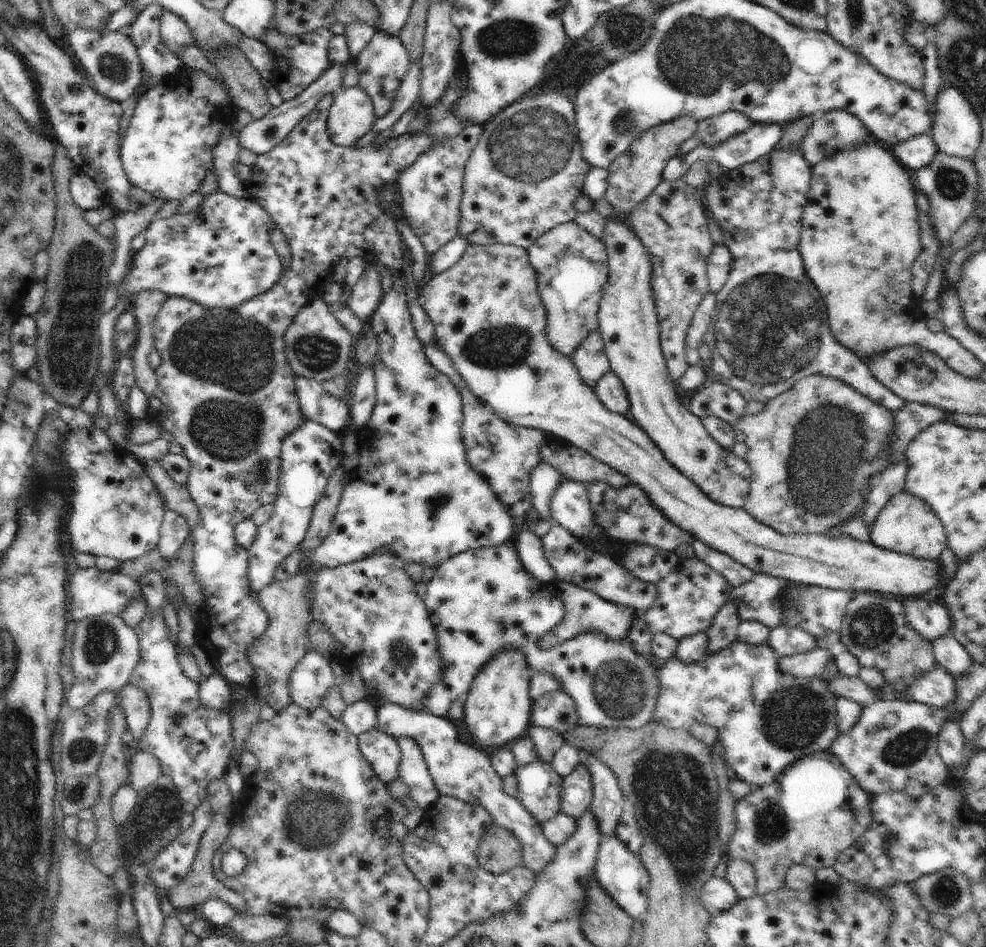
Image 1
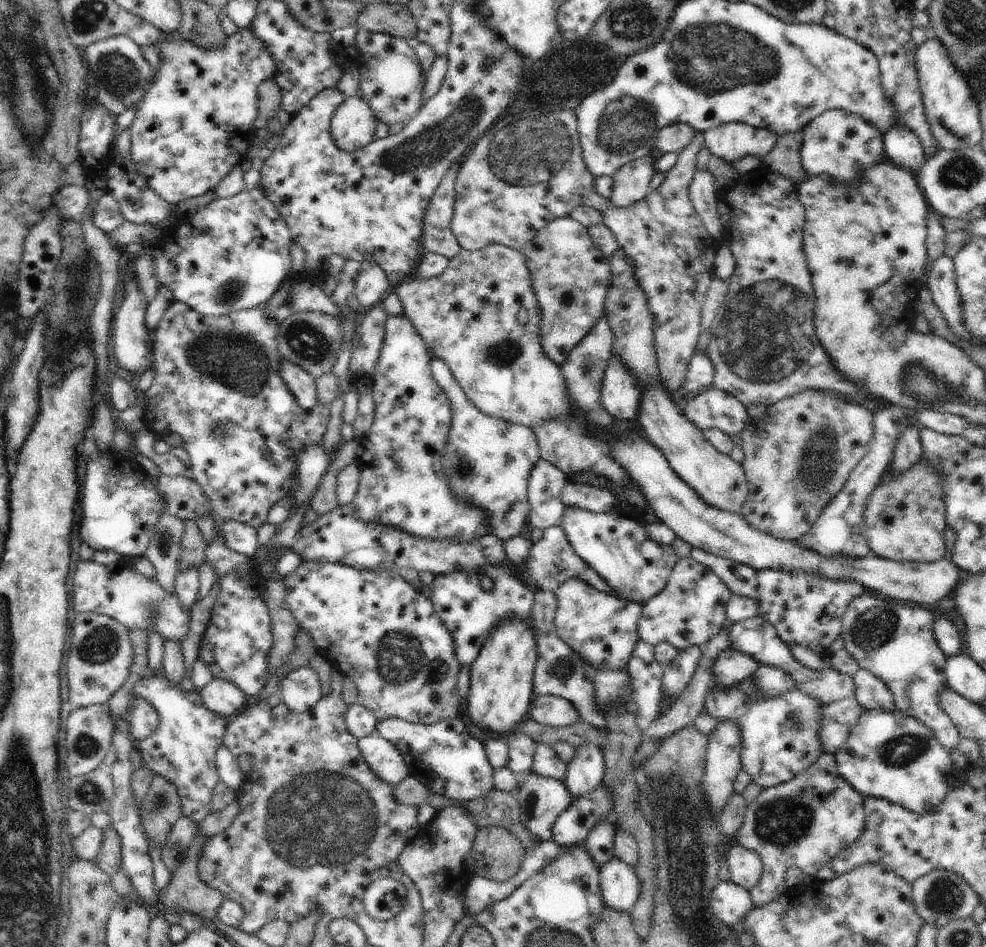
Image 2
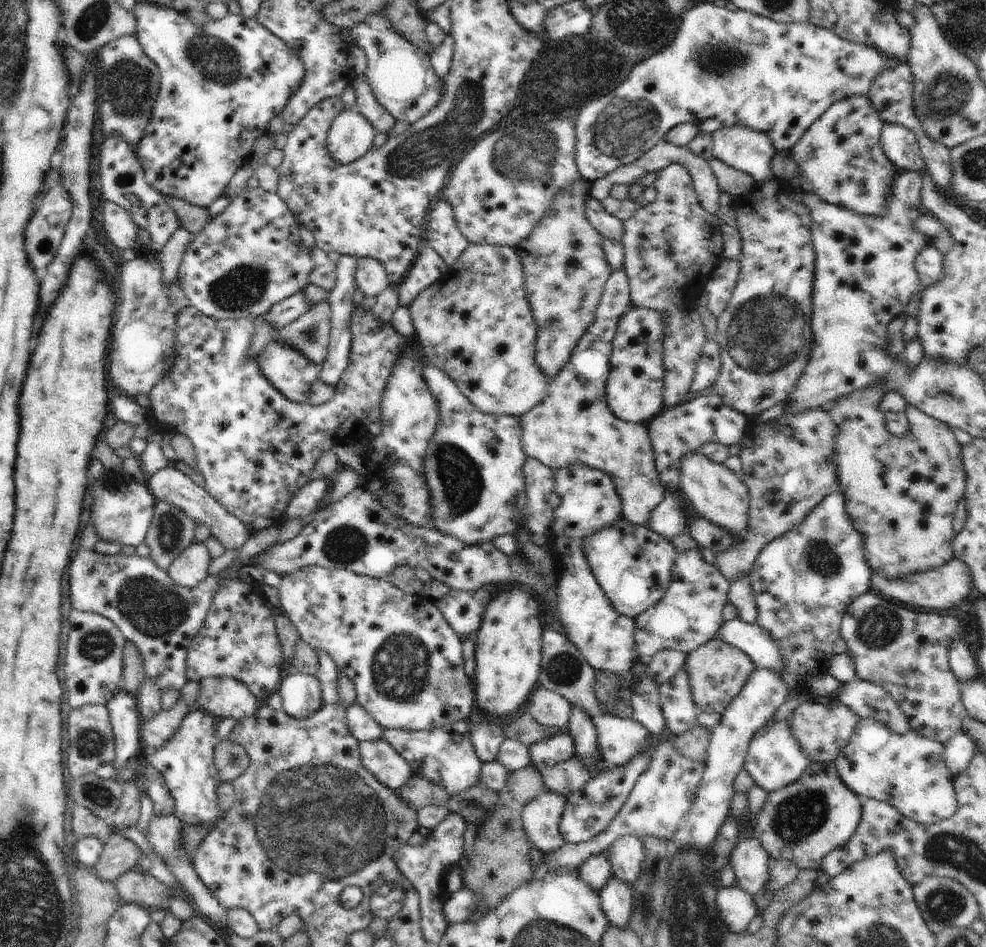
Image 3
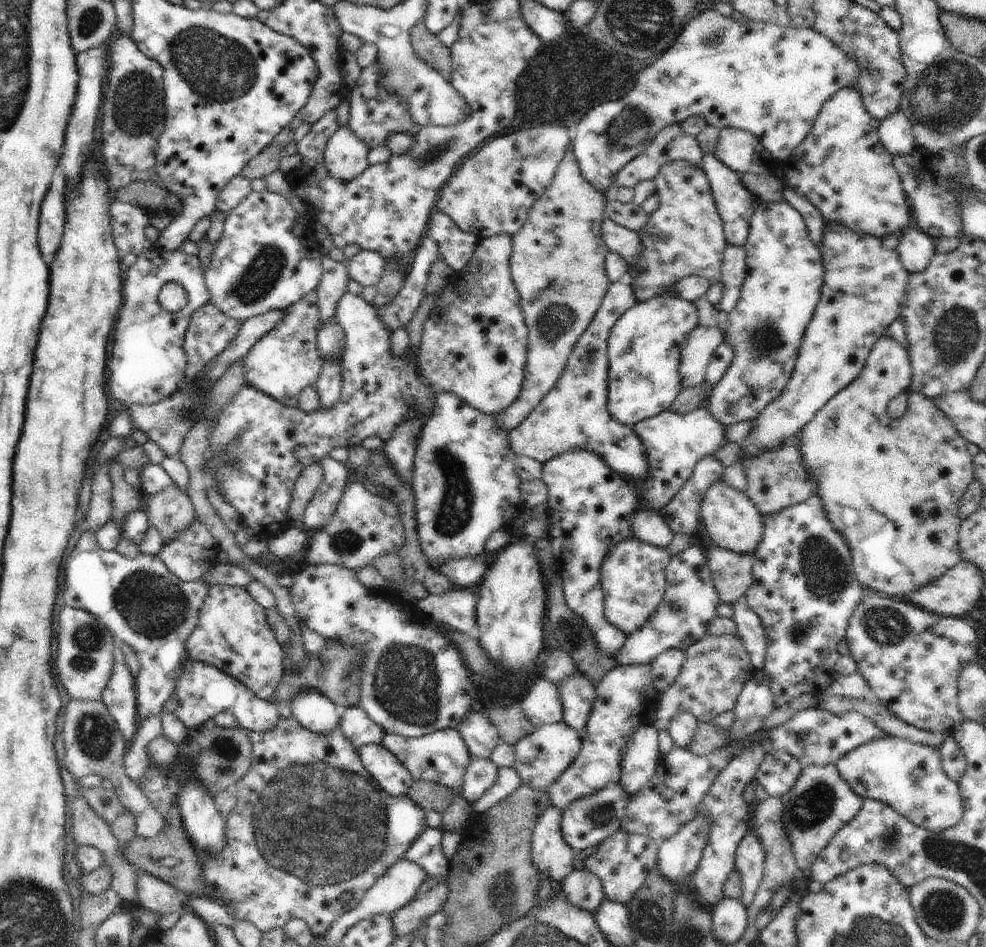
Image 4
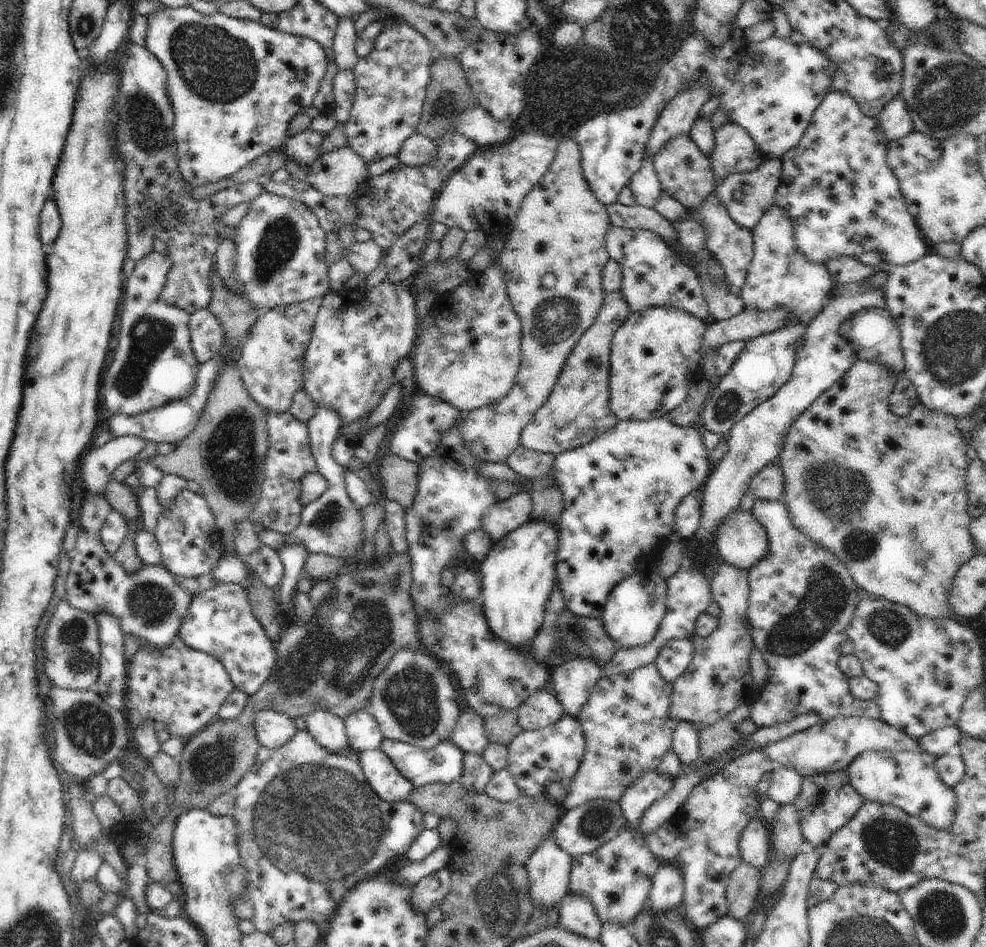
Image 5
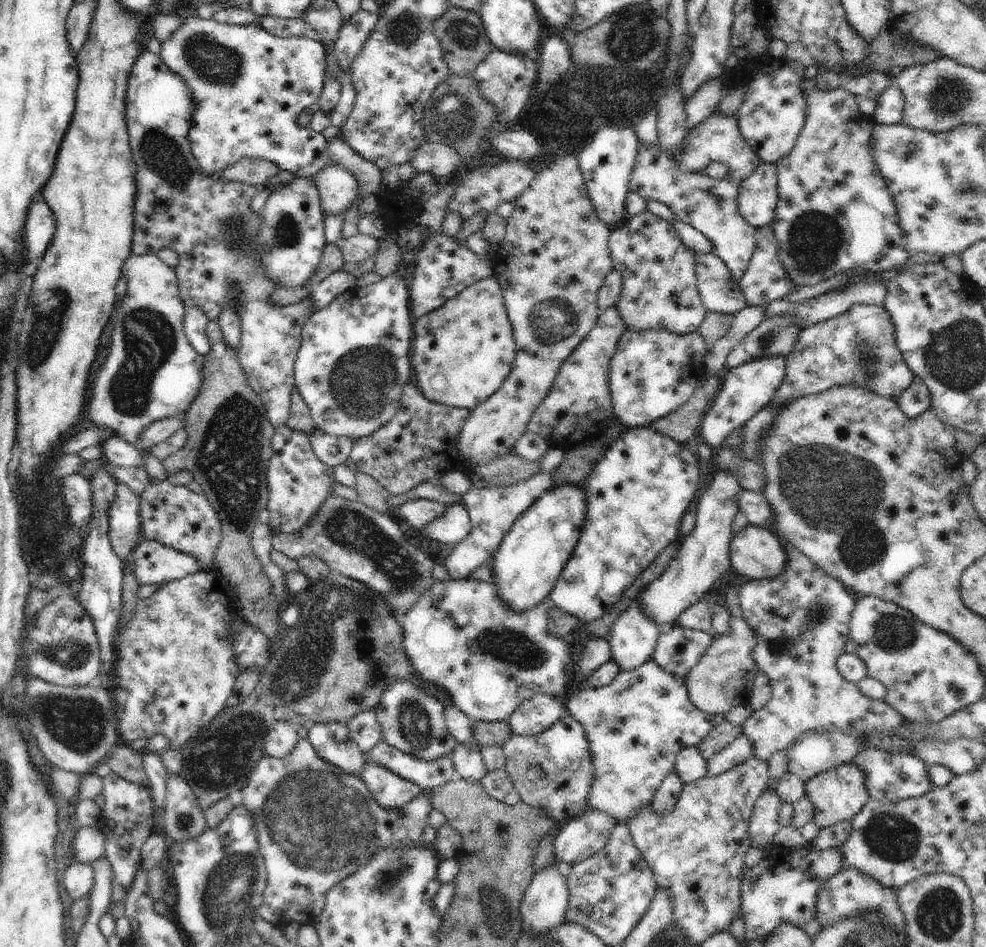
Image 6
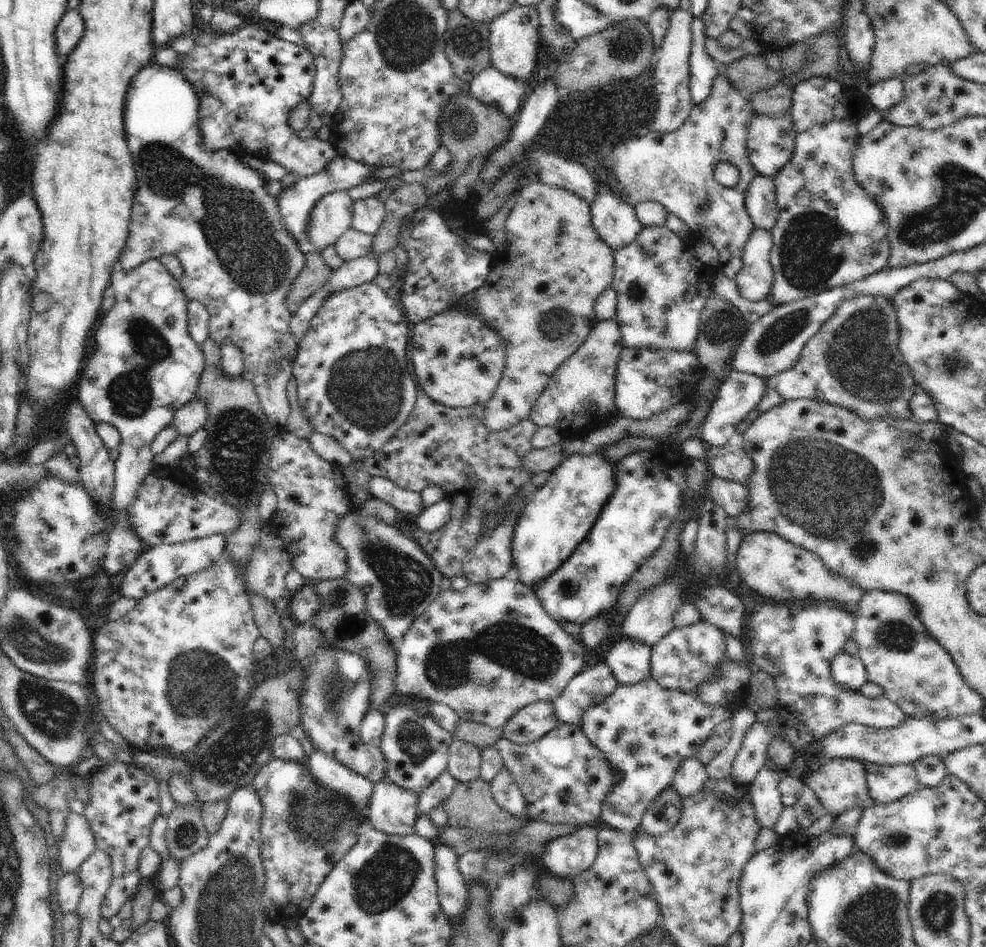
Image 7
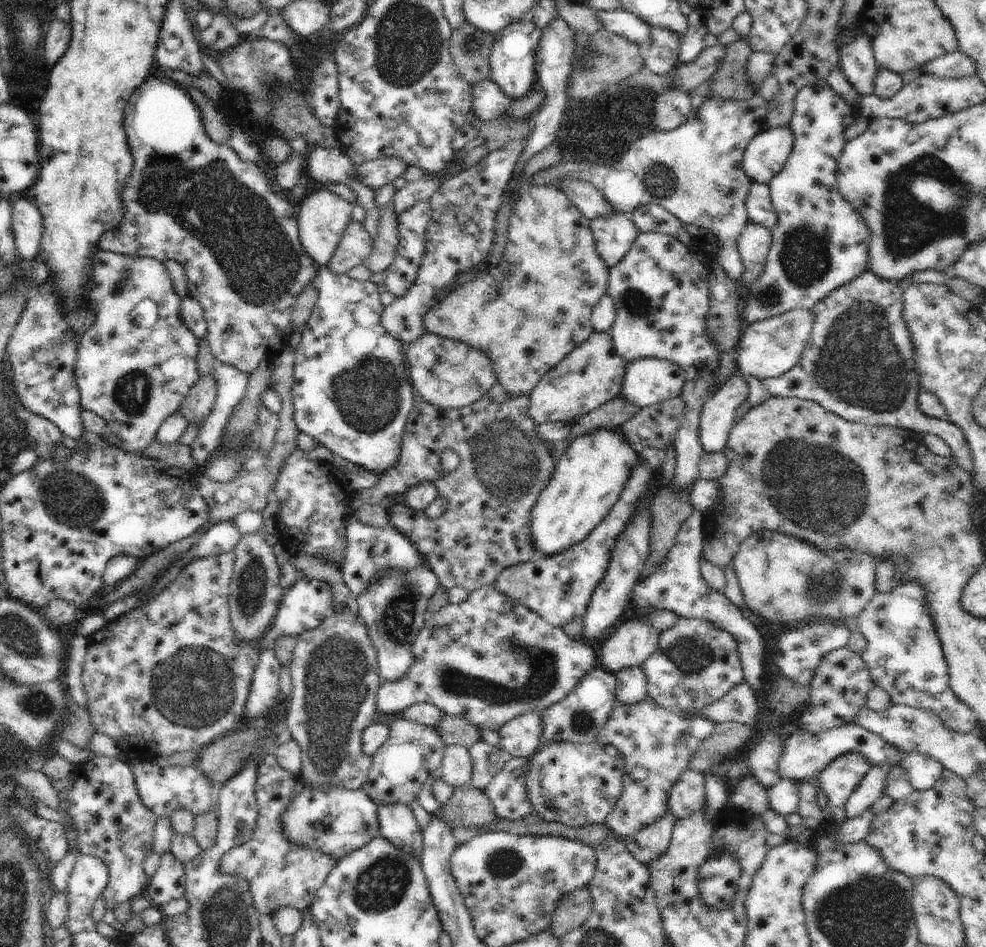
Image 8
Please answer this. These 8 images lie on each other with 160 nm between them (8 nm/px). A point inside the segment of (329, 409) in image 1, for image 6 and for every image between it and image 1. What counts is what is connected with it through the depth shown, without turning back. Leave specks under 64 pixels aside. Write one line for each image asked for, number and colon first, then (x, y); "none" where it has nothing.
2: (301, 384)
3: (288, 370)
4: (286, 360)
5: (271, 360)
6: (209, 222)

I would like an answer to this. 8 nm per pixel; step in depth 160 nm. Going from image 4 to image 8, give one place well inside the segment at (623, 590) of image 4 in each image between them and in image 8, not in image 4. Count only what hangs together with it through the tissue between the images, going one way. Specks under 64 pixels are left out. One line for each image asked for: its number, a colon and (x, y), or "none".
5: (634, 609)
6: (633, 639)
7: (630, 661)
8: (631, 683)

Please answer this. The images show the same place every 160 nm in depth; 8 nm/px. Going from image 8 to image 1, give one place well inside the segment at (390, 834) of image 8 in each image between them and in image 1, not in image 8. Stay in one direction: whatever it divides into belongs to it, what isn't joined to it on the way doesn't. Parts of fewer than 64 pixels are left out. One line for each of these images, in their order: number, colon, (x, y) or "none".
1: (382, 751)
2: (384, 759)
3: (377, 756)
4: (392, 776)
5: (384, 778)
6: (392, 792)
7: (392, 810)

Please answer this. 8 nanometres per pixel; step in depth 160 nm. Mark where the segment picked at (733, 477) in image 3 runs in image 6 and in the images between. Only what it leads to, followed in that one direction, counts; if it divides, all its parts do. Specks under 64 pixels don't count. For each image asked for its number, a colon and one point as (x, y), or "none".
4: (732, 521)
5: (742, 541)
6: (756, 552)

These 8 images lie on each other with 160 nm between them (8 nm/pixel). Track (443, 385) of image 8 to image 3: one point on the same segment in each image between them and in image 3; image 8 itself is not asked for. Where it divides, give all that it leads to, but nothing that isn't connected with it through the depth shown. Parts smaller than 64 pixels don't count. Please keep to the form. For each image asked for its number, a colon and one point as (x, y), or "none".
3: (475, 323)
4: (474, 343)
5: (468, 353)
6: (462, 352)
7: (458, 361)

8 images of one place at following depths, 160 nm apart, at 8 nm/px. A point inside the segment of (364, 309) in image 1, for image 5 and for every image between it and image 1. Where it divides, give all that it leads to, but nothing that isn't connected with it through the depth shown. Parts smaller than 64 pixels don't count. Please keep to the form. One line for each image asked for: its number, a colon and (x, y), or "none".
2: (372, 284)
3: (371, 278)
4: (366, 267)
5: (365, 256)

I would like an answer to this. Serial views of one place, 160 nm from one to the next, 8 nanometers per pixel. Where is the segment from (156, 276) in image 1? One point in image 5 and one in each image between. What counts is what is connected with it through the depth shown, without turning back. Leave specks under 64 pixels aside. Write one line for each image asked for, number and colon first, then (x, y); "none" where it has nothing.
2: (232, 255)
3: (243, 262)
4: (269, 257)
5: (280, 244)

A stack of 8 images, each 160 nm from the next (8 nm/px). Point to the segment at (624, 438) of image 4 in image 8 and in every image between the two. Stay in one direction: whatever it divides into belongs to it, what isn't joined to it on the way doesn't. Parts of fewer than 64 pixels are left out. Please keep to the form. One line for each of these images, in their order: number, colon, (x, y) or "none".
5: (577, 411)
6: (578, 409)
7: (579, 398)
8: (592, 374)

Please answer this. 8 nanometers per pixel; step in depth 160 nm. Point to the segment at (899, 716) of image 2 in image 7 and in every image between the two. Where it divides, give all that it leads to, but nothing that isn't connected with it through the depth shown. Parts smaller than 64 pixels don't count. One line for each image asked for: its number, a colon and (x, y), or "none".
3: (907, 771)
4: (909, 777)
5: (906, 779)
6: (897, 776)
7: (886, 784)

